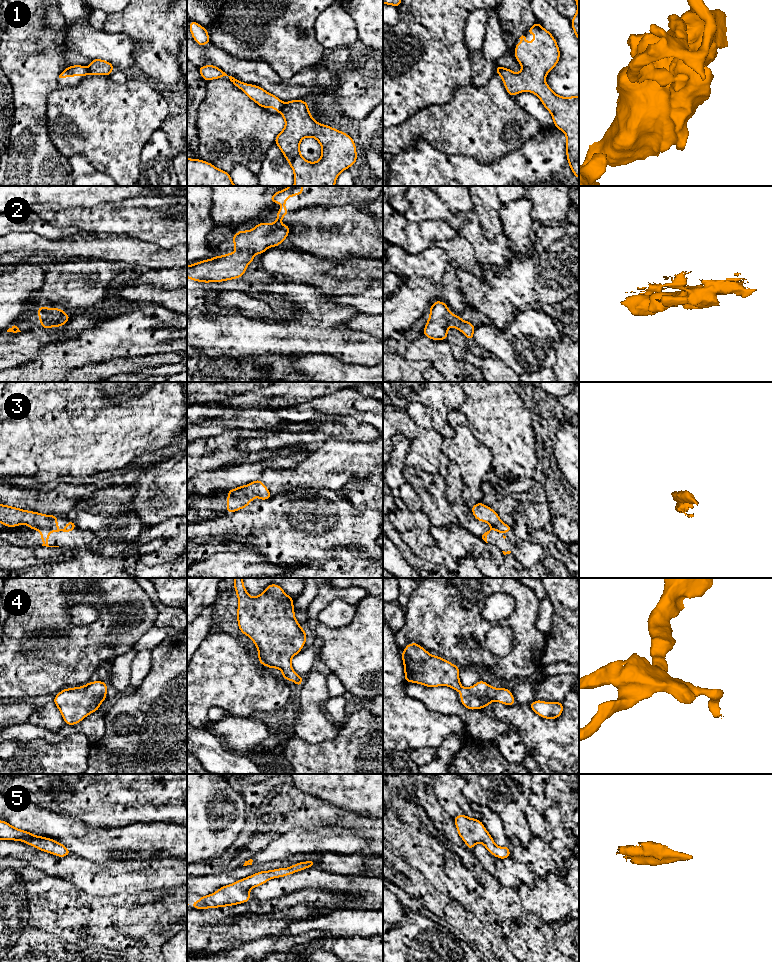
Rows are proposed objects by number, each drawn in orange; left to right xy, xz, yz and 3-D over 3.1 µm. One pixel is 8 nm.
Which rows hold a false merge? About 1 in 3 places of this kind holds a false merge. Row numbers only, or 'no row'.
1

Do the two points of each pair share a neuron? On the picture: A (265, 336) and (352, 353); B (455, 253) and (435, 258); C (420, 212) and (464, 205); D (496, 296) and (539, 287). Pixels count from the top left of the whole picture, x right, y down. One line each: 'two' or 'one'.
A: one
B: two
C: two
D: one

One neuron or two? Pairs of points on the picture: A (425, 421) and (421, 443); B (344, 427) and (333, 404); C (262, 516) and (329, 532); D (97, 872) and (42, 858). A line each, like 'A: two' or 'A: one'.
A: one
B: two
C: one
D: one

